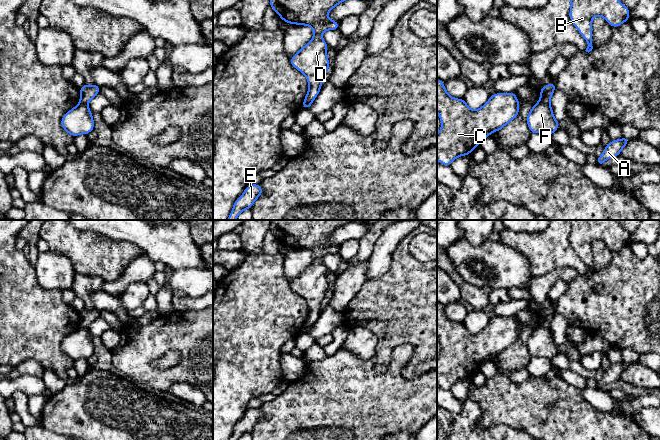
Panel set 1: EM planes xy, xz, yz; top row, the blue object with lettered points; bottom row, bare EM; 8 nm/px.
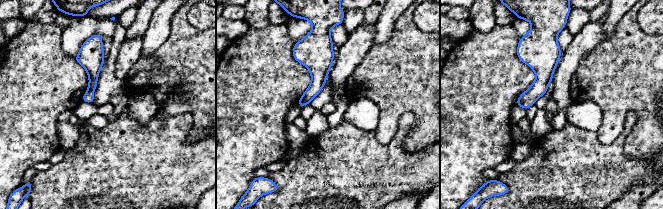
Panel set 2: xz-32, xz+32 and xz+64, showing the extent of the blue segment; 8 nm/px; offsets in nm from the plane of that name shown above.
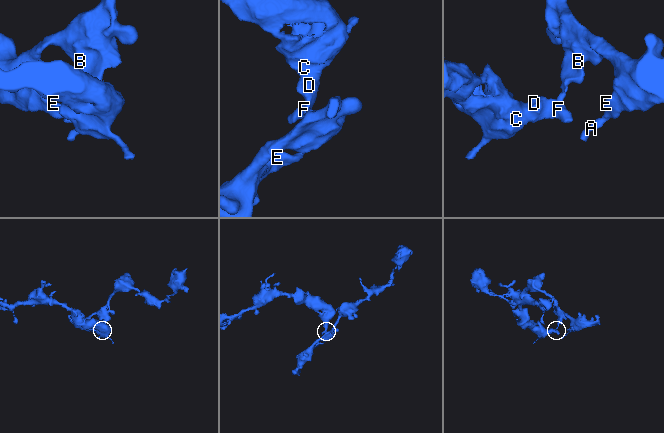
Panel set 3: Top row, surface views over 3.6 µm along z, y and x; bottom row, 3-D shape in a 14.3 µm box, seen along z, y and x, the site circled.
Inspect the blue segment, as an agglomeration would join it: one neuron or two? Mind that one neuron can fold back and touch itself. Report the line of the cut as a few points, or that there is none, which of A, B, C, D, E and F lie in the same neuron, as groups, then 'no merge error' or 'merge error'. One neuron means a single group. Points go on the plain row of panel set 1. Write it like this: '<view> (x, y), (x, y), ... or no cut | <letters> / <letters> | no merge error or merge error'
yz (540, 324), (548, 328) | A B E / C D F | merge error

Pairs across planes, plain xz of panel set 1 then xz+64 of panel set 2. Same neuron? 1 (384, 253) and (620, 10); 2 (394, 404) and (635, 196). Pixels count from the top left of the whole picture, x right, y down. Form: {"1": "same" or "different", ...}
{"1": "same", "2": "different"}

